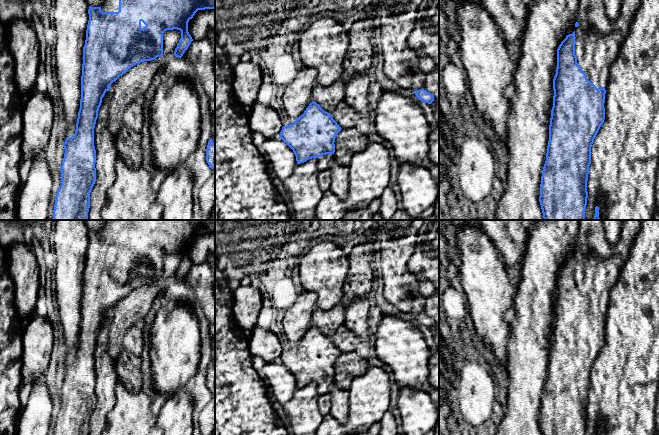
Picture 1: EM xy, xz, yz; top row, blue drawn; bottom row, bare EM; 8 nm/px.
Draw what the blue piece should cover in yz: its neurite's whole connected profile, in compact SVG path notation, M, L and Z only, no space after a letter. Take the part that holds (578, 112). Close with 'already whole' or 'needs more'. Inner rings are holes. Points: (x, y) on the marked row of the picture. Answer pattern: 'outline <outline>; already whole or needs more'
outline M579 0L576 29L557 49L549 141L539 196L544 220L586 220L591 147L605 119L605 94L611 66L639 5L640 0L622 0L618 17L611 20L603 0Z; needs more

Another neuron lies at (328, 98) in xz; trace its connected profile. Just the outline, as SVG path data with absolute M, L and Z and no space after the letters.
M339 79L328 87L317 85L312 91L312 101L315 101L324 111L331 114L344 100L345 93L346 83Z

